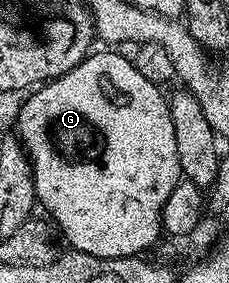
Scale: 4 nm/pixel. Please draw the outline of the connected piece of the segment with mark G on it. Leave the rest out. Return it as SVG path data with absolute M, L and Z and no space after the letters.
M96 53L85 57L78 67L74 67L66 75L57 77L55 81L41 84L35 90L36 97L44 101L28 101L20 109L16 121L20 124L18 140L24 146L28 160L32 163L32 174L34 175L34 187L36 188L37 202L56 220L58 228L64 232L64 237L69 241L71 248L78 253L89 253L99 257L135 257L143 254L143 249L148 249L159 237L162 237L162 226L160 216L166 199L170 199L170 191L180 180L180 164L178 163L178 143L174 143L174 123L170 119L169 98L163 97L161 86L150 83L142 71L136 69L131 60L128 61L120 53Z

